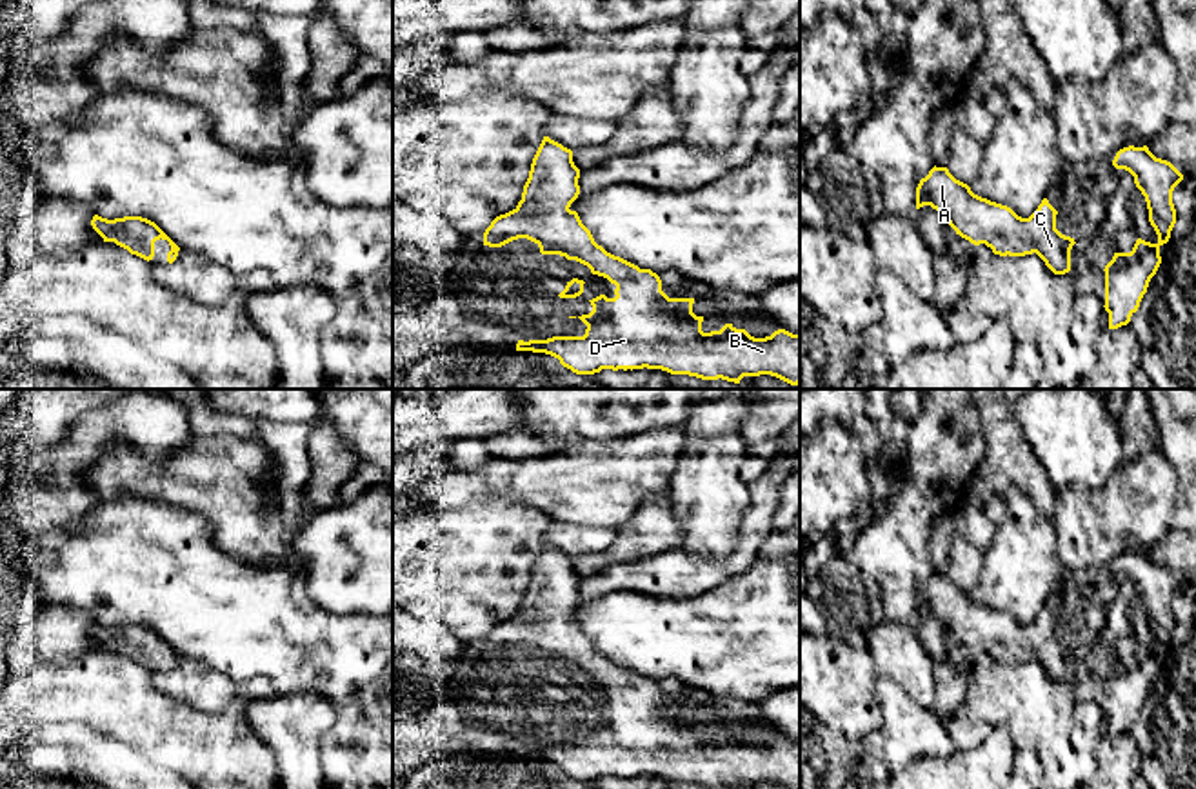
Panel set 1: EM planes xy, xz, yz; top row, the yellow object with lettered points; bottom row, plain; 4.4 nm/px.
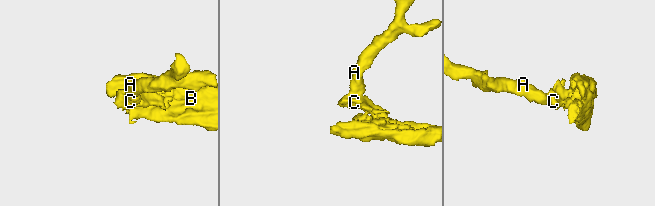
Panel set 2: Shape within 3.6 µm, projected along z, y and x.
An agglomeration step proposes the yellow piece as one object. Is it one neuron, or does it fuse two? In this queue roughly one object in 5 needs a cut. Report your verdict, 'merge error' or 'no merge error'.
no merge error

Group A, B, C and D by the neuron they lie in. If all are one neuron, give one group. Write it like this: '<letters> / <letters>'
A B C D

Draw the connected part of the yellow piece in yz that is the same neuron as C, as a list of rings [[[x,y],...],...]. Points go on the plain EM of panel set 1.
[[[932,574],[916,594],[916,616],[931,613],[962,645],[974,653],[985,651],[1000,664],[1036,660],[1054,682],[1071,678],[1074,645],[1056,636],[1058,618],[1042,607],[1029,624],[1018,624],[1011,614],[982,605],[956,587],[947,574]]]

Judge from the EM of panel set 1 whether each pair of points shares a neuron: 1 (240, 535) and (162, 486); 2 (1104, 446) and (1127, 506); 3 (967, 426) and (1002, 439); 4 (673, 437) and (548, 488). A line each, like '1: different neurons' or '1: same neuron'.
1: same neuron
2: different neurons
3: different neurons
4: same neuron

